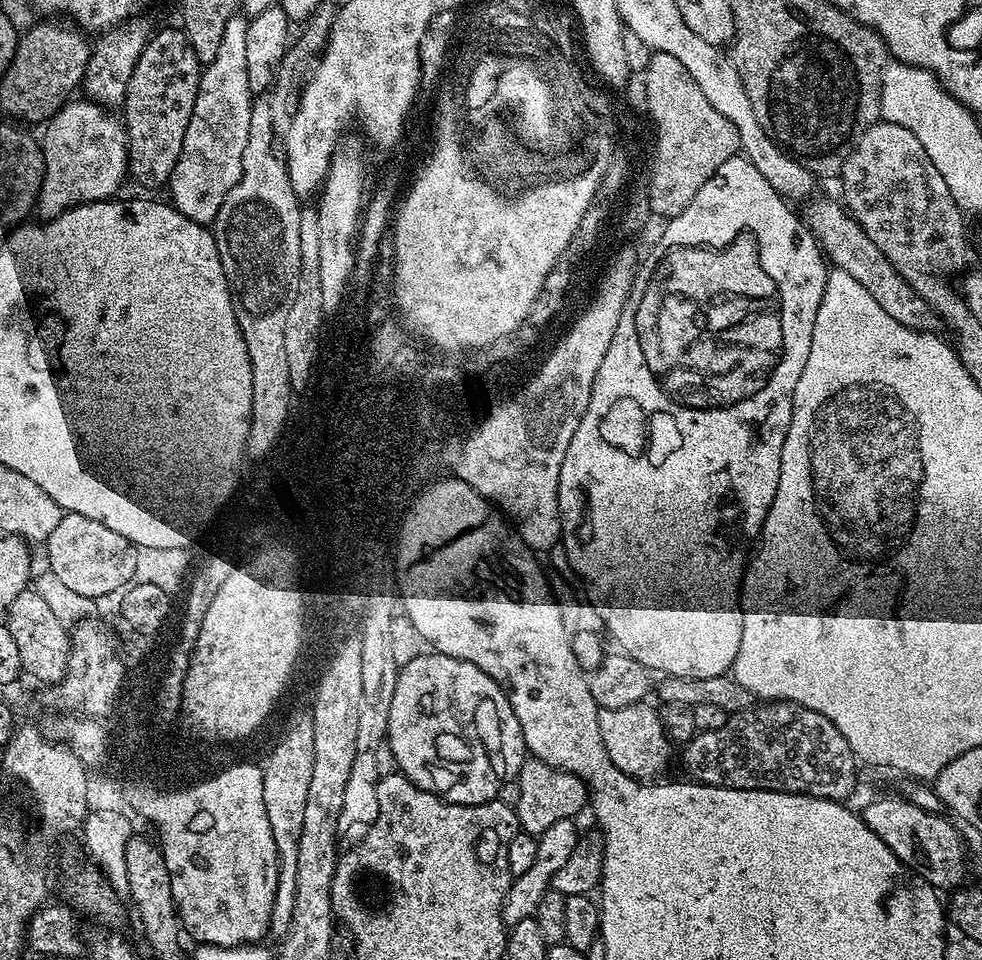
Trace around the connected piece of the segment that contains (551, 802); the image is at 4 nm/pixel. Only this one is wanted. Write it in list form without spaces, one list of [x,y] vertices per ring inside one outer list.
[[[535,758],[525,759],[524,765],[520,767],[520,773],[516,775],[514,781],[516,787],[516,808],[514,804],[514,820],[516,820],[521,829],[529,832],[530,835],[540,837],[546,830],[550,830],[550,826],[554,826],[554,822],[562,822],[563,820],[572,820],[580,811],[585,811],[586,805],[590,800],[588,786],[572,773],[560,771],[554,766],[548,765],[544,761]]]

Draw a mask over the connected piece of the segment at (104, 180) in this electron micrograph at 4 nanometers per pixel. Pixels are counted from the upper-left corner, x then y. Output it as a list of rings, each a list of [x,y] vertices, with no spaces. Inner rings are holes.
[[[87,98],[69,99],[64,107],[58,109],[56,115],[47,121],[43,129],[42,147],[44,150],[44,181],[40,187],[38,212],[45,221],[52,220],[79,204],[90,204],[113,195],[112,192],[129,175],[128,135],[125,125],[115,120],[113,113],[103,104],[93,104]]]

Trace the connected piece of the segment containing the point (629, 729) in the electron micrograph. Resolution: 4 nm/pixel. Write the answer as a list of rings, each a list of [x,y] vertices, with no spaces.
[[[641,702],[621,709],[600,708],[598,714],[598,730],[602,732],[602,741],[605,742],[606,753],[610,762],[625,776],[631,776],[641,782],[651,781],[668,764],[672,756],[673,741],[662,730],[659,711],[651,708],[651,703]]]

